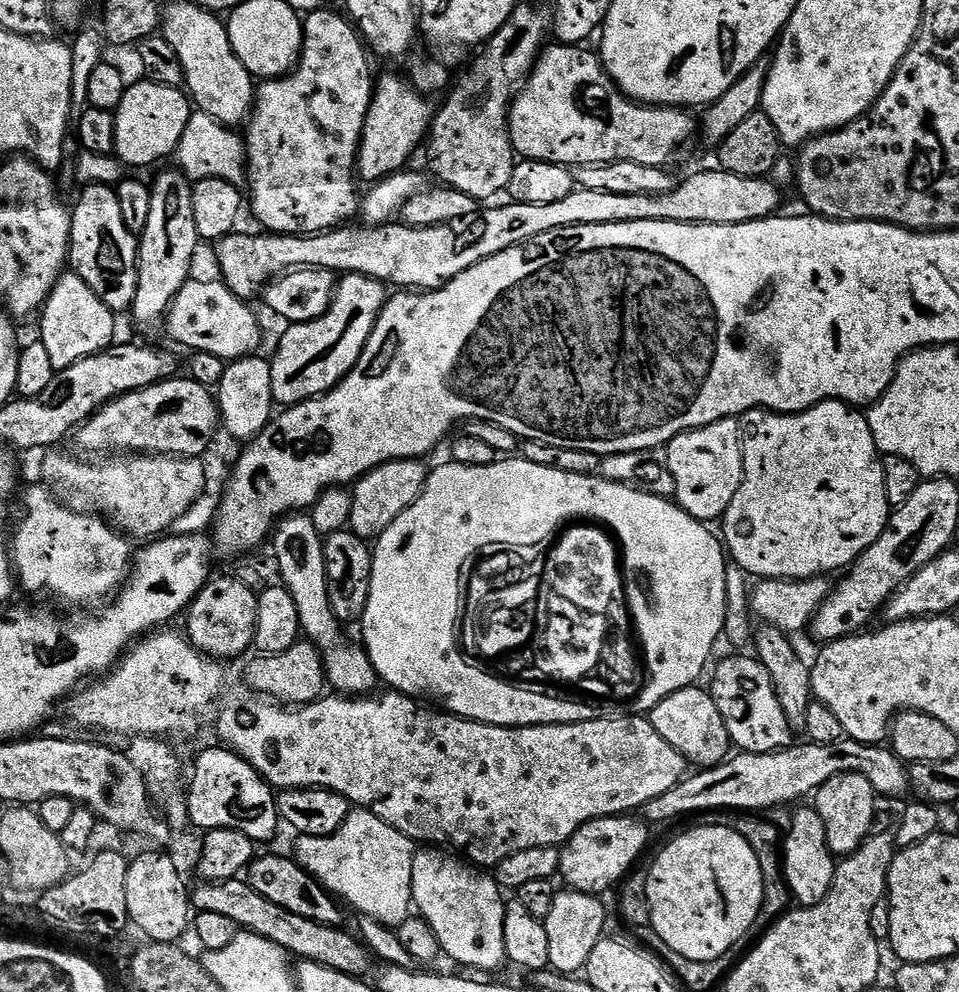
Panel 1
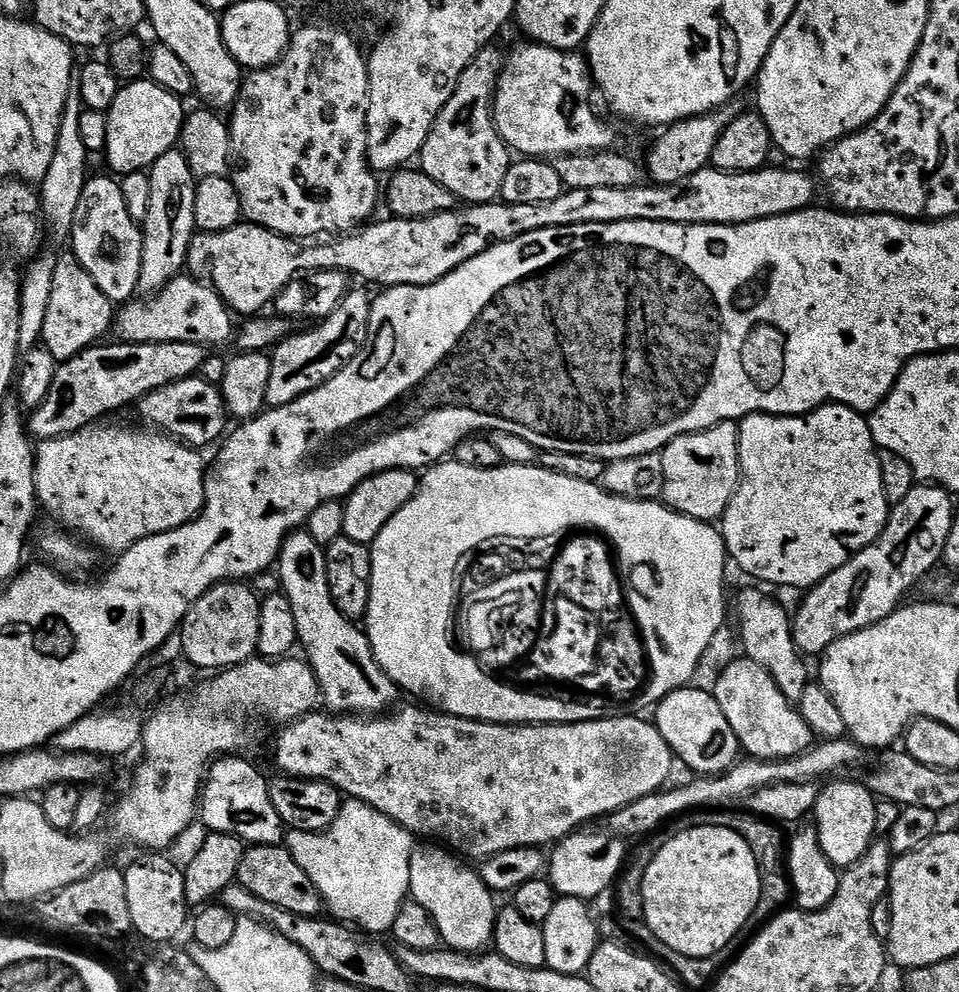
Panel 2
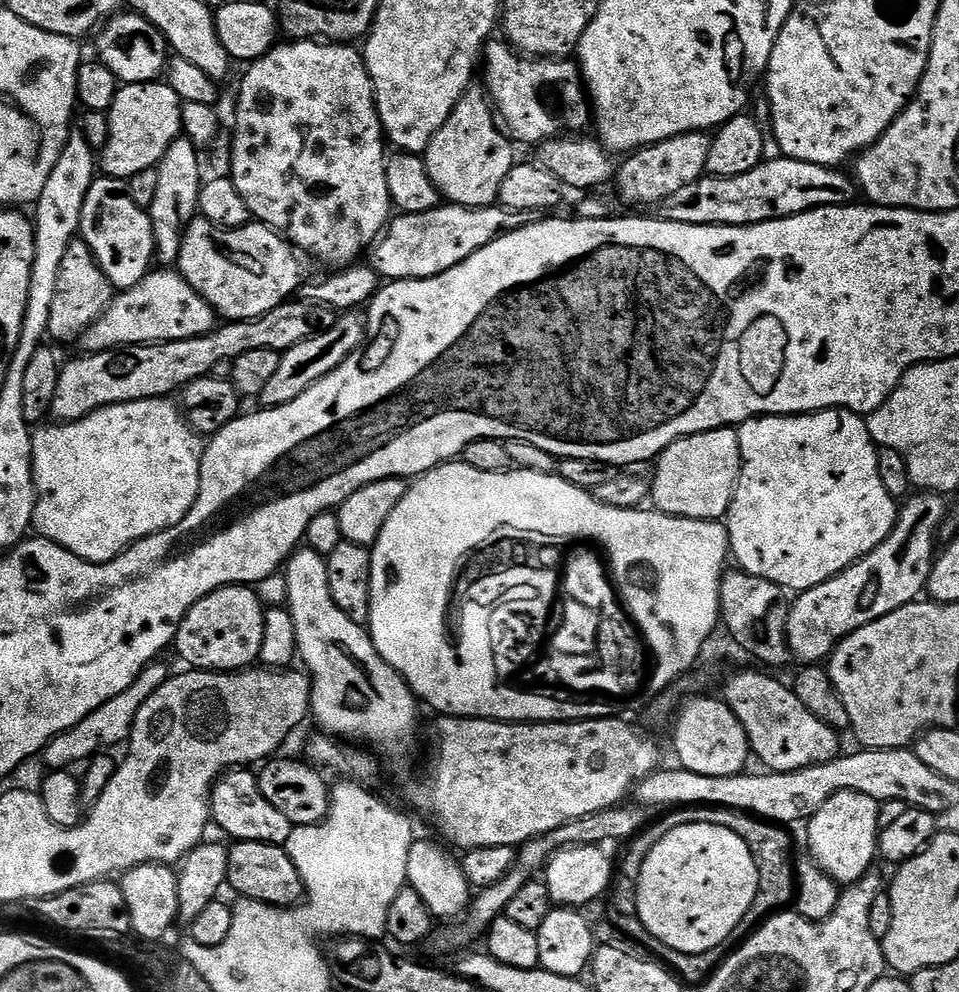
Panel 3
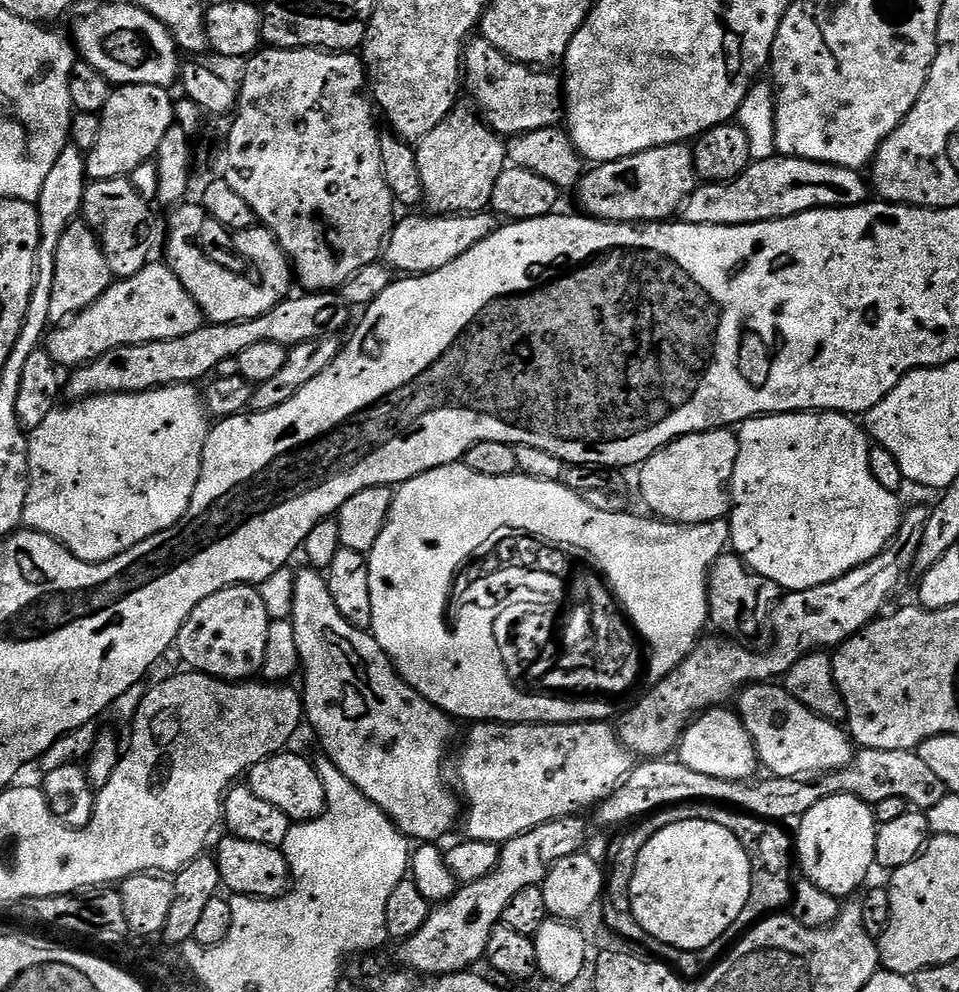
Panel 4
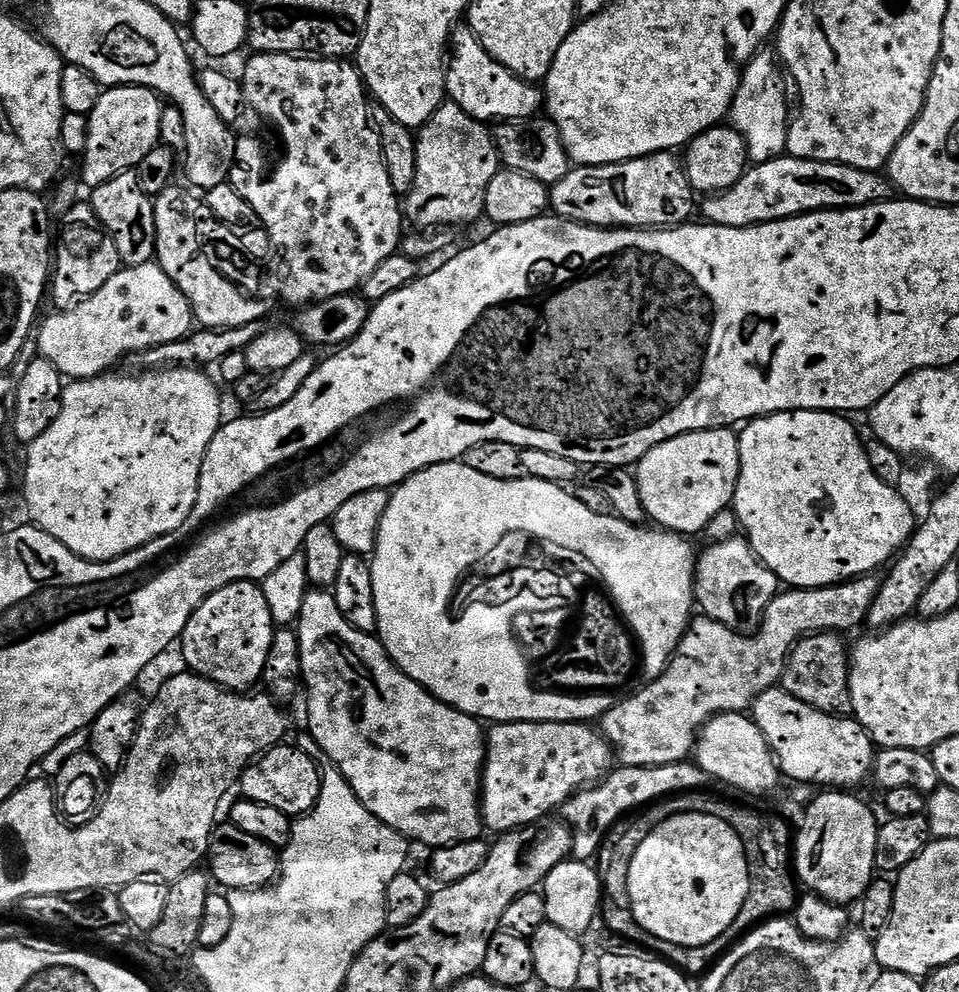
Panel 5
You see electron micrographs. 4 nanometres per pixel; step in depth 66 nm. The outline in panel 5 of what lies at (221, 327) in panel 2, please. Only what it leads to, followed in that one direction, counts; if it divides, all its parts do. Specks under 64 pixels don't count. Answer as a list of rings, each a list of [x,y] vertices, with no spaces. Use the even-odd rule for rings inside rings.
[[[143,264],[133,268],[124,266],[119,272],[102,286],[93,296],[73,304],[70,308],[53,311],[53,316],[45,315],[39,321],[35,339],[39,348],[39,355],[49,360],[59,370],[60,375],[73,380],[92,380],[96,376],[103,376],[119,362],[123,356],[139,354],[149,348],[157,348],[170,342],[178,342],[189,335],[194,328],[194,317],[190,302],[174,286],[170,274],[162,270],[159,264]]]

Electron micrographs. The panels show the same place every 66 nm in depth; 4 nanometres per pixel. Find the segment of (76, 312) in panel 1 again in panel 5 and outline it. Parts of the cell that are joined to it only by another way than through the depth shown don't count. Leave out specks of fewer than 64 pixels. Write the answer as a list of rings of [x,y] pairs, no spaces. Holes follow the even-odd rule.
[[[76,202],[62,216],[60,224],[58,220],[58,235],[54,240],[54,267],[50,272],[50,300],[60,310],[87,300],[102,290],[102,286],[106,286],[106,282],[110,282],[110,278],[114,278],[114,274],[122,267],[118,246],[114,246],[104,231],[91,203]]]

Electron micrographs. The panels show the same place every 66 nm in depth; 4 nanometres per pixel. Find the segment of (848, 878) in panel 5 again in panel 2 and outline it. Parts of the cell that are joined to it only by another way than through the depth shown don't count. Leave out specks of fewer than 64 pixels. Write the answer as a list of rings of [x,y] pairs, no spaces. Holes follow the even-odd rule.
[[[852,780],[832,783],[836,782],[828,782],[821,787],[814,813],[814,827],[822,846],[822,854],[826,854],[836,869],[847,870],[860,861],[862,854],[866,854],[874,842],[874,818],[878,800],[863,783],[855,784]]]

